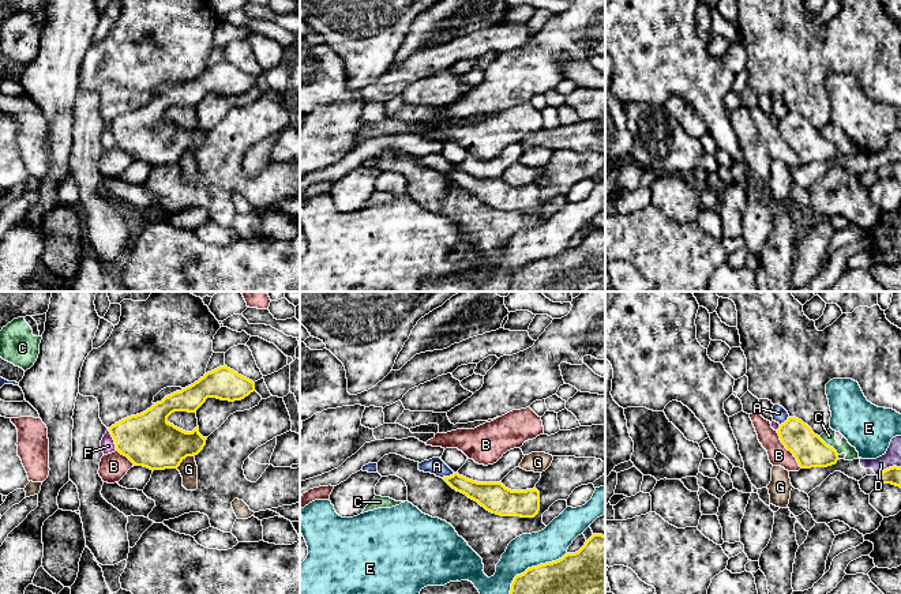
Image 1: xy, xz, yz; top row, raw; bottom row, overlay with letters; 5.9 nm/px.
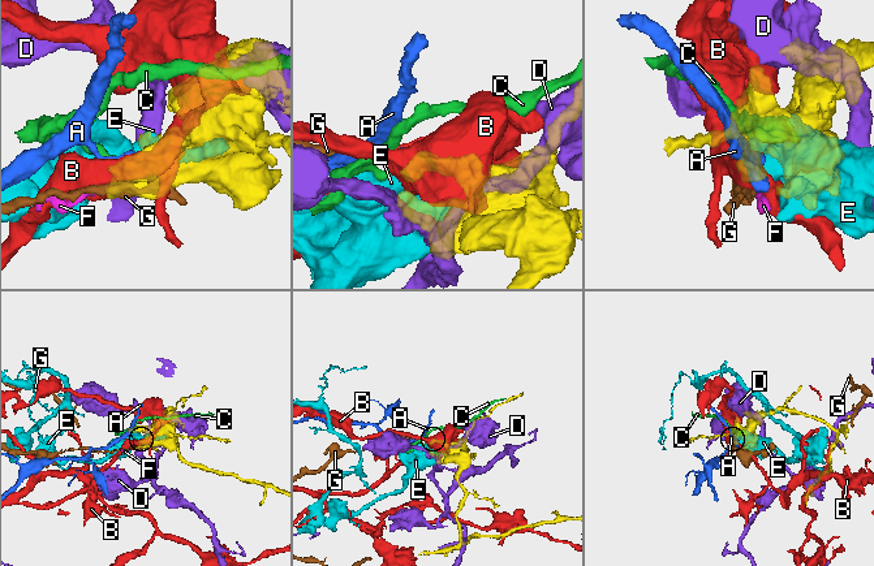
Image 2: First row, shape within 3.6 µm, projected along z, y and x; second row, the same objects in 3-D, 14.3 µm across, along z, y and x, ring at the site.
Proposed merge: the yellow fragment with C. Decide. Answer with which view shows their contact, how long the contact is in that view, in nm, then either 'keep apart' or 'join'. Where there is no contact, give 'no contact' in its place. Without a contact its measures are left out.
yz | 160 nm | keep apart

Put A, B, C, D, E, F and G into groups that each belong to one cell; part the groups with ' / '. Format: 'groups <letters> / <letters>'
groups A / B / C / D / E / F / G

